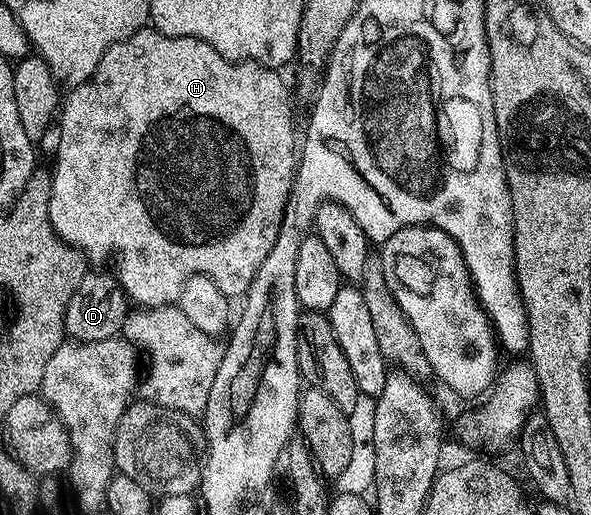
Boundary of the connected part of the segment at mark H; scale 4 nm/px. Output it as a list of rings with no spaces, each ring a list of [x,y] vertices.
[[[154,27],[138,29],[129,35],[129,39],[113,43],[113,47],[105,51],[101,63],[97,63],[97,71],[93,71],[90,79],[74,86],[68,97],[66,94],[57,117],[59,146],[53,155],[55,169],[50,170],[51,194],[47,200],[47,221],[55,228],[54,236],[70,248],[78,249],[92,262],[103,261],[112,253],[115,256],[113,269],[119,283],[128,298],[139,307],[178,302],[183,280],[194,273],[213,279],[229,299],[242,298],[261,263],[265,263],[265,255],[269,255],[277,243],[283,212],[287,210],[291,186],[295,184],[295,121],[291,118],[291,93],[283,82],[283,75],[255,61],[230,61],[201,39],[170,37]]]

